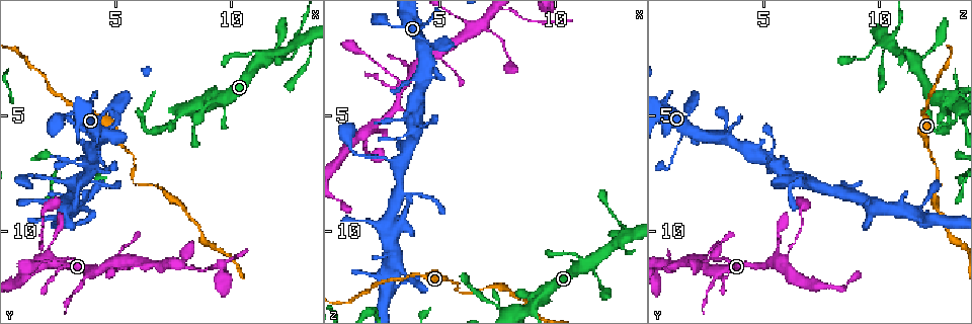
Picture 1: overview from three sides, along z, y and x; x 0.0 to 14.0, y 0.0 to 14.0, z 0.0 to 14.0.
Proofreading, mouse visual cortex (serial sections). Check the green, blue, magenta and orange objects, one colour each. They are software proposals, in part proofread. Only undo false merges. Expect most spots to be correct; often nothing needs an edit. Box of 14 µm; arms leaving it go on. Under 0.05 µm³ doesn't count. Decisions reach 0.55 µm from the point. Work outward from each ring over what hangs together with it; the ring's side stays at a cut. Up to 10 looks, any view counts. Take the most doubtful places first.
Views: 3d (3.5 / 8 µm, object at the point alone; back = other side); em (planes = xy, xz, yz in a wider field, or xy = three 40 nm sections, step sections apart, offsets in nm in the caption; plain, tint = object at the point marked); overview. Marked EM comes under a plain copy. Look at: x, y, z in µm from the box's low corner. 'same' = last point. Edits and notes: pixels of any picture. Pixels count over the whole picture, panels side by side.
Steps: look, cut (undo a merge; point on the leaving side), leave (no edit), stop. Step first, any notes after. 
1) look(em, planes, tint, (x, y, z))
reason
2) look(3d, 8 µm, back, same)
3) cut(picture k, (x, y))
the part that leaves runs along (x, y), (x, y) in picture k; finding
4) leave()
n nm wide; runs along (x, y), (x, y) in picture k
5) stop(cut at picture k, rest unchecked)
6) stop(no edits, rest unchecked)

look(3d, 3.5 µm, (5.7, 7.9, 12.5))
sharp bend

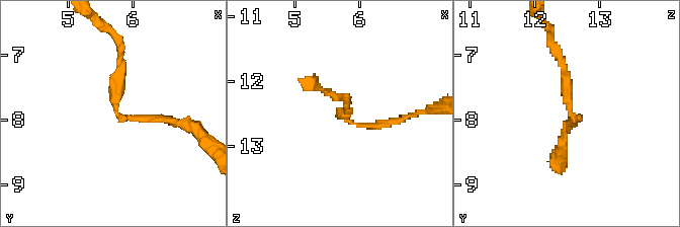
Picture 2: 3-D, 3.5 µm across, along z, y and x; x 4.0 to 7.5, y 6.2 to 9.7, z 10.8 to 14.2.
look(em, planes, tint, (5.70, 7.85, 12.50))
arms of 100, 100 nm

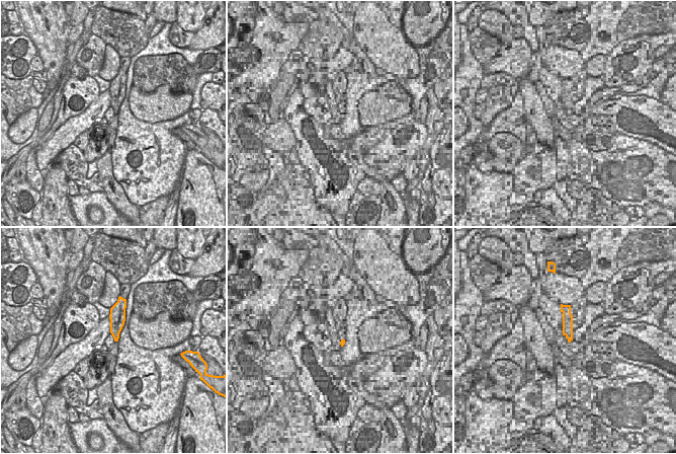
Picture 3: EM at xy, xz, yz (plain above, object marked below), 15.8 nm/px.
look(em, xy, step 1, tint, same)
another direction

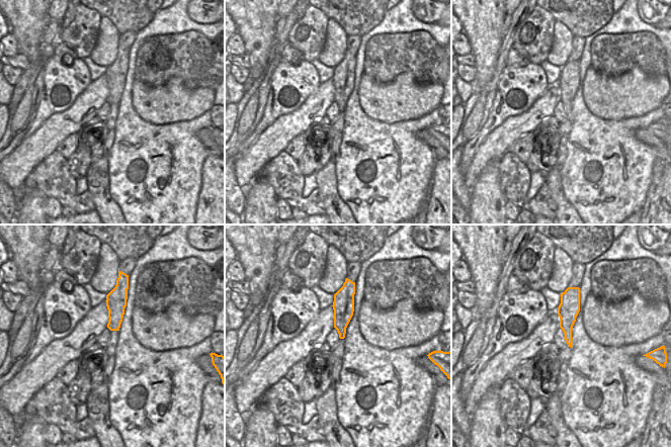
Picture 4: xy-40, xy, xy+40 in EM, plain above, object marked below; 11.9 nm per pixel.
leave()
190 nm wide; runs along (554, 48), (572, 122) in picture 2; continuous, no second cell

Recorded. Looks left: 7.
look(3d, 3.5 µm, (7.4, 5.4, 13.1))
a narrow waist

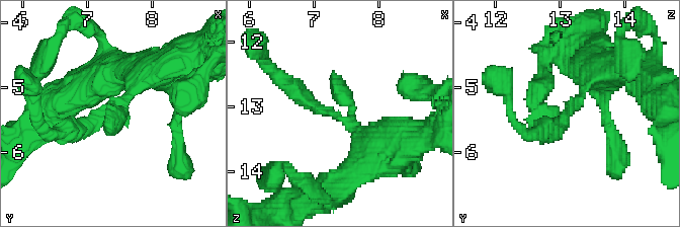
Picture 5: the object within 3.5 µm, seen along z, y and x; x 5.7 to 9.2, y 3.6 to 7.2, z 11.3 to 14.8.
leave()
runs along (385, 147), (316, 107), (281, 79) in picture 5; all the same cell

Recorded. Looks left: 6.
look(3d, 3.5 µm, (6.9, 11.4, 1.1))
a narrow waist

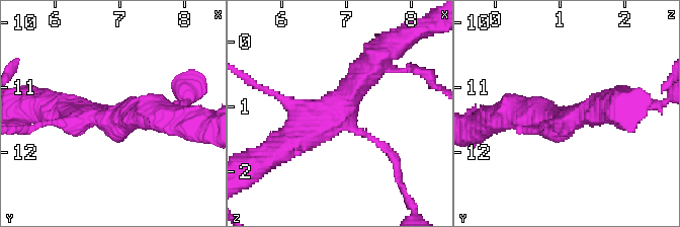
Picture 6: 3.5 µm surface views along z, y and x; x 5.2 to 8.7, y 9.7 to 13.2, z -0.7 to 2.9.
look(em, xy, step 2, tint, (6.85, 11.45, 1.10))
3 arms; arms of 100, 400, 450 nm

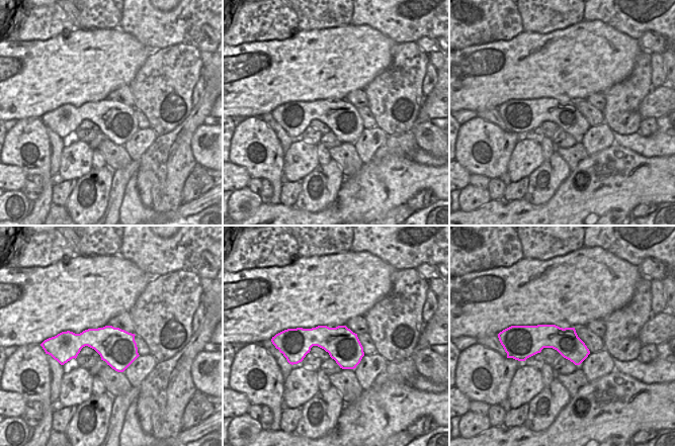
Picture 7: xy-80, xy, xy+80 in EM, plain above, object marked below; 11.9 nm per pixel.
leave()
runs along (279, 149), (330, 119), (379, 66) in picture 6; all the same cell

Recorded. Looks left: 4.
look(3d, 3.5 µm, back, (11.6, 2.7, 11.6))
four arms meet

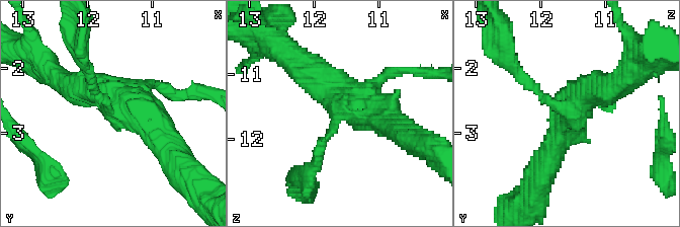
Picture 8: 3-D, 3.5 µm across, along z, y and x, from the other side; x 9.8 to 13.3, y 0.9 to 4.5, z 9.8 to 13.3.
look(em, planes, tint, (11.65, 2.60, 11.60))
4 arms; arms of 150, 150, 450, 450 nm

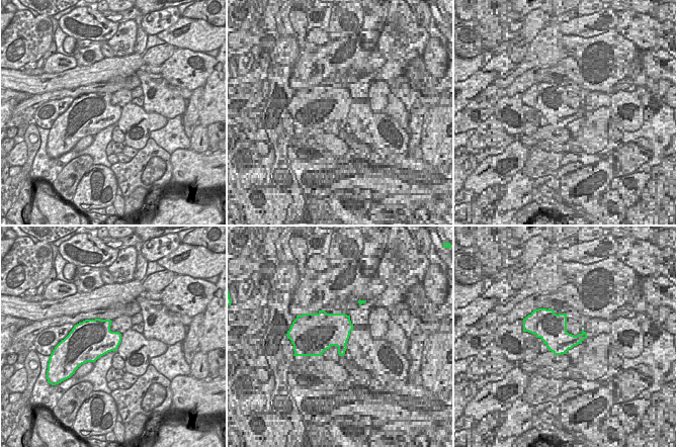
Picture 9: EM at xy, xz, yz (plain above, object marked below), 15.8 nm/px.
leave()
500 nm wide; runs along (393, 122), (328, 91), (293, 63) in picture 8; continuous, no second cell

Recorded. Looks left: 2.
stop(no edits, rest unchecked)

